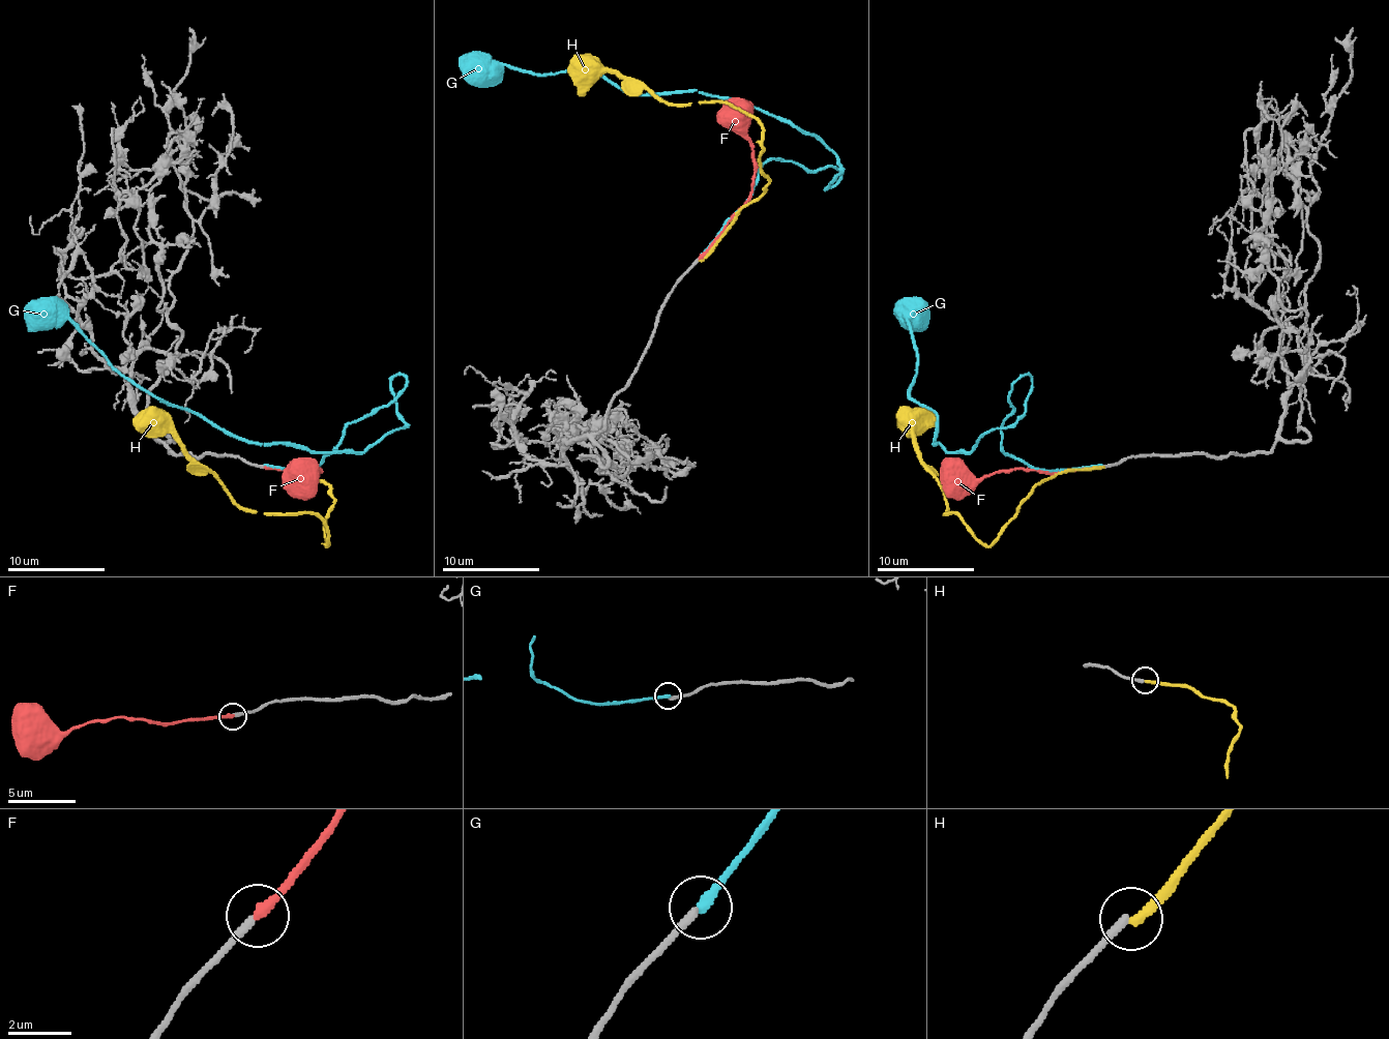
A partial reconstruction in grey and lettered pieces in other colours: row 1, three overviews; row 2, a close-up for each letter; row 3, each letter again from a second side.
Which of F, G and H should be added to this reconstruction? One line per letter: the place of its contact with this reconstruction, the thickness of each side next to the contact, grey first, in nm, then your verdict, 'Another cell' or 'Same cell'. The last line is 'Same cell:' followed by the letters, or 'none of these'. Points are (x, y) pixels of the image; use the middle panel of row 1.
F: Touches grey at (700, 258). Thickness 240 nm (grey) against 300 nm. Another cell
G: Touches grey at (700, 258). Thickness 240 nm (grey) against 280 nm. Another cell
H: Touches grey at (700, 259). Thickness 240 nm (grey) against 280 nm. Same cell
Same cell: H

